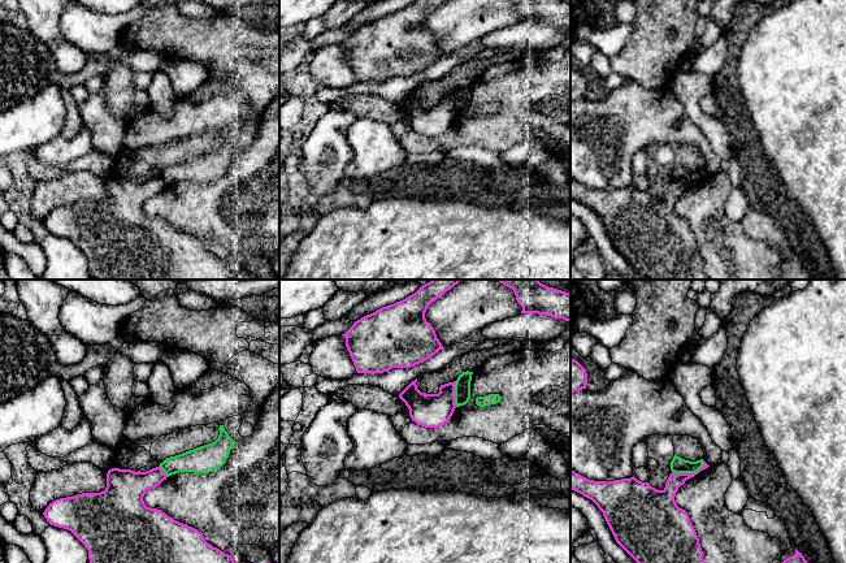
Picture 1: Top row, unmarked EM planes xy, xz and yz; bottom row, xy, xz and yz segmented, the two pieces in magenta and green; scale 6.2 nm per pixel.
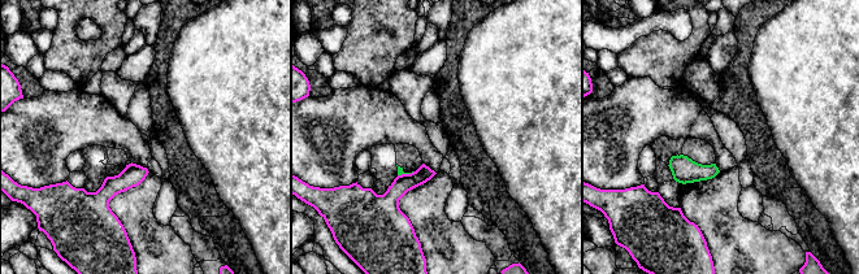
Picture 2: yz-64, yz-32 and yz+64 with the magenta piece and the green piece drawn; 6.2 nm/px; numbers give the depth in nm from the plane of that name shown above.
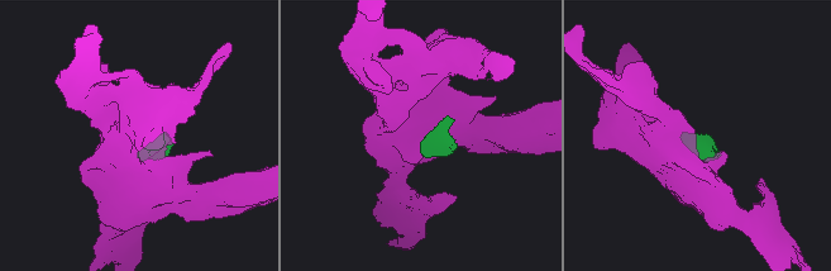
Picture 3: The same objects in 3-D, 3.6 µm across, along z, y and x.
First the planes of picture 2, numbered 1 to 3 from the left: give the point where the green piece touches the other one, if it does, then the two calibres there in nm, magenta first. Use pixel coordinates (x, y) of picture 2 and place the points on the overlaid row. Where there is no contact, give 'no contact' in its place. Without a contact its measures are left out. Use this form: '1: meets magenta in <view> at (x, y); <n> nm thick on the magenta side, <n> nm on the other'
1: no contact
2: meets magenta in yz-32 at (406, 174); 180 nm thick on the magenta side, 40 nm on the other
3: no contact

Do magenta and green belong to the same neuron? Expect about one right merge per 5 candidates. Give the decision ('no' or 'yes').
no

